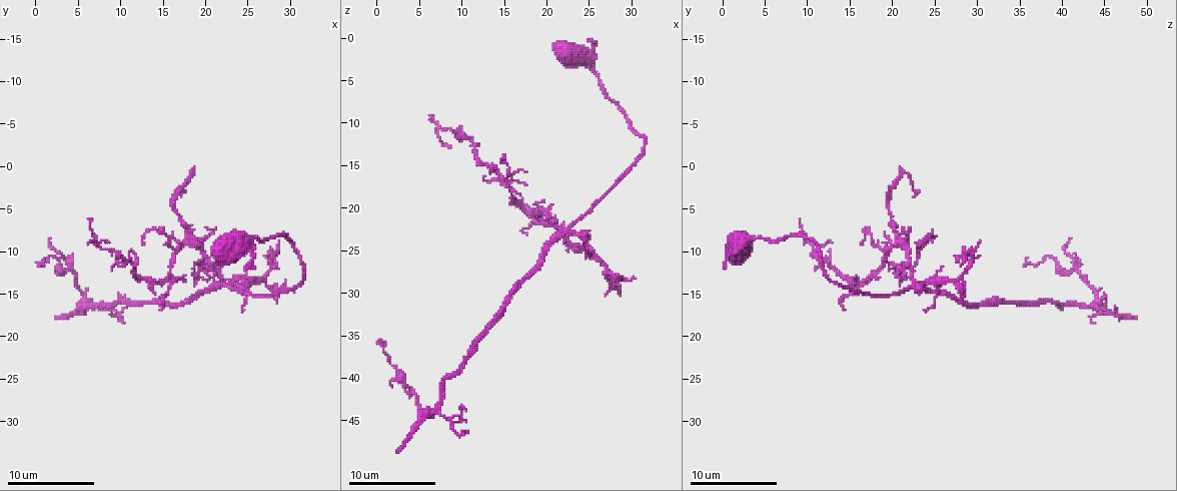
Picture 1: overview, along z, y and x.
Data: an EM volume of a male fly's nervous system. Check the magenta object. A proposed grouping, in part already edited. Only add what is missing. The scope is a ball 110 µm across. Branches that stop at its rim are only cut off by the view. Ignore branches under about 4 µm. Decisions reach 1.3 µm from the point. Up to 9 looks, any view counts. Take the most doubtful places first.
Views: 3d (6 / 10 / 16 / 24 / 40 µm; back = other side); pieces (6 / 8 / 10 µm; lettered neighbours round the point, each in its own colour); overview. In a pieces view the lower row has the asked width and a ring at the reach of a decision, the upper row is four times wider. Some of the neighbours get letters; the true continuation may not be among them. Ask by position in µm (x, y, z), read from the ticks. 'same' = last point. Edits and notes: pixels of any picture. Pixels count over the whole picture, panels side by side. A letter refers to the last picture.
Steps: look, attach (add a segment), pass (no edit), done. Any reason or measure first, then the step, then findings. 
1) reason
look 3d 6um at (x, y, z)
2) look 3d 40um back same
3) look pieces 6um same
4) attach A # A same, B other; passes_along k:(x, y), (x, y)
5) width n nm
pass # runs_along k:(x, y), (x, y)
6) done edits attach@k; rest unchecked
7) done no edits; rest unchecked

tapers out
look pieces 10um at (28.6, 9.2, 30.0)

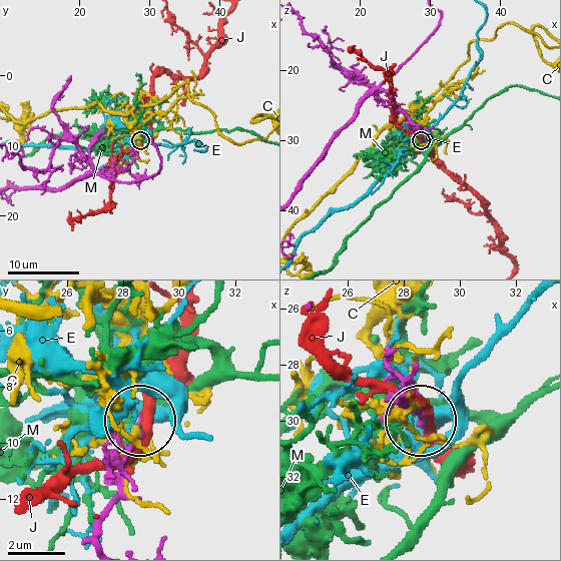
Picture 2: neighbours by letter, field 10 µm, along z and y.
pass # C other, E other, J other, M other; runs_along 2:(420, 46), (381, 86), (421, 139); no lettered segment goes on from it

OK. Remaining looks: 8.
free end
look pieces 8um at (17.4, 3.0, 23.0)

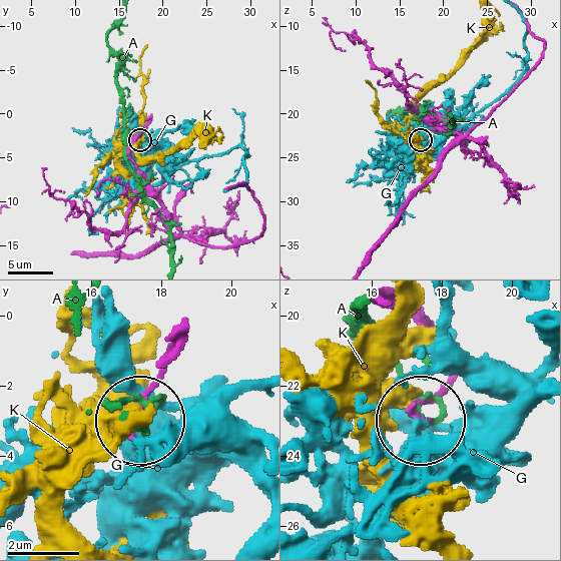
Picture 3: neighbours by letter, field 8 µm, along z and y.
pass # A other, G other, K other; no lettered segment goes on from it

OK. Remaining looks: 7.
free end
look pieces 6um at (6.6, 6.2, 9.2)

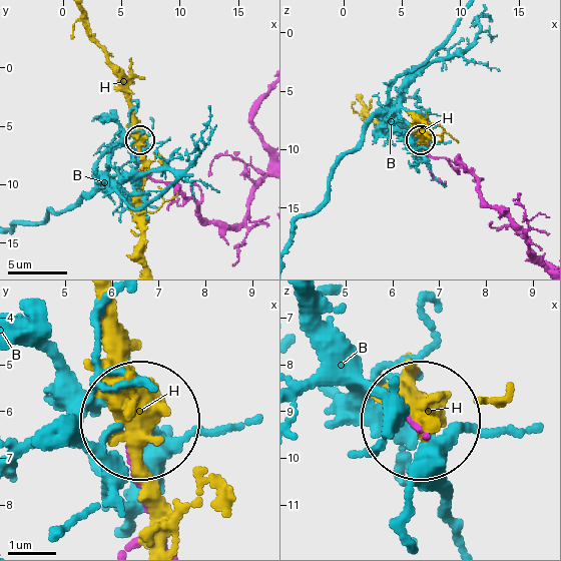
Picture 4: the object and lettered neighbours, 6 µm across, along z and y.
width 130 nm
pass # B other, H other; runs_along 4:(256, 188), (242, 219), (206, 221), (152, 178), (139, 140); no lettered segment goes on from it

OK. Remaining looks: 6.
thin end
look pieces 10um at (30.4, 14.4, 28.4)

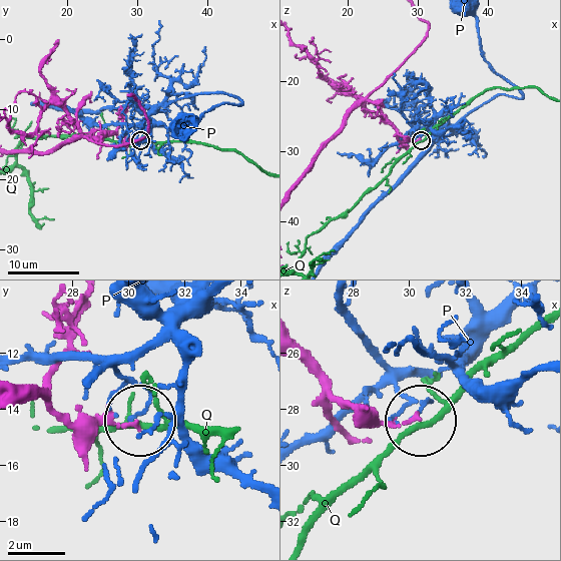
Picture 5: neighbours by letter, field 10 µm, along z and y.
pass # P other, Q other; runs_along 5:(19, 397), (113, 426), (132, 421); none of them fits

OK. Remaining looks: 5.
done no edits; rest unchecked

